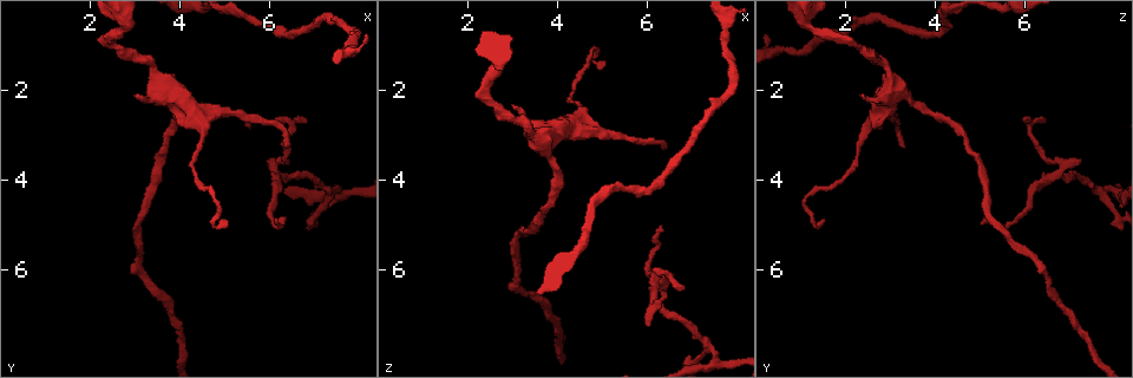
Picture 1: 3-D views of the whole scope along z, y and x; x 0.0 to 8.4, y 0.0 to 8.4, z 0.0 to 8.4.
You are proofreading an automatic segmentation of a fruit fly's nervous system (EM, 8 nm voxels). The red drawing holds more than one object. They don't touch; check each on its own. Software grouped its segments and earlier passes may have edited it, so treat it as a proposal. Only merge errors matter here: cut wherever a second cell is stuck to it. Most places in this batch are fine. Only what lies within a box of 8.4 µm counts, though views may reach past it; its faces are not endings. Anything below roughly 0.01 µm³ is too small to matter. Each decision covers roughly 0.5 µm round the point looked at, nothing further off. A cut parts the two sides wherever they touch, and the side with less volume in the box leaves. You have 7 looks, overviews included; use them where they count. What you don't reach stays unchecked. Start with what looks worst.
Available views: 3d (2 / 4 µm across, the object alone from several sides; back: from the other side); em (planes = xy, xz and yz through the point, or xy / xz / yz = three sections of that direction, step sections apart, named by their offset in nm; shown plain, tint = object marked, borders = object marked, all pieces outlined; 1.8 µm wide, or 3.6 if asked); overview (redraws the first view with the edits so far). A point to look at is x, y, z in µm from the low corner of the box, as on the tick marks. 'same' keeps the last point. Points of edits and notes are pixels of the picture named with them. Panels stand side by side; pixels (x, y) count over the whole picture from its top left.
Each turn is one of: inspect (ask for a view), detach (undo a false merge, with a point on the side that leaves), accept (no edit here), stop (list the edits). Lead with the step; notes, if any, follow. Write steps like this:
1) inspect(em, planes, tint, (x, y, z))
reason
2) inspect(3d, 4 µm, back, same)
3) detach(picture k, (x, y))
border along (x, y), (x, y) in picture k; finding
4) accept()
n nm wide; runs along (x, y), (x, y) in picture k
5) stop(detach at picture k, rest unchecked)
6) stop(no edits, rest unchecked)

inspect(em, planes, plain, (7.45, 4.25, 7.80))
four arms meet

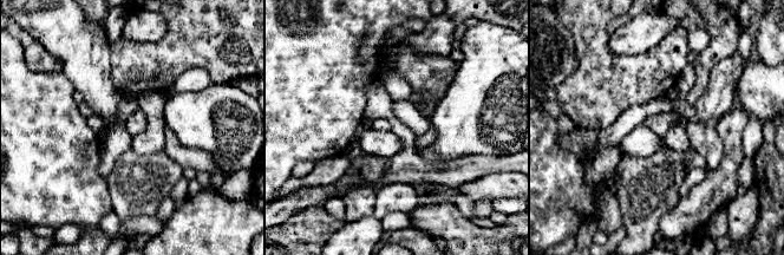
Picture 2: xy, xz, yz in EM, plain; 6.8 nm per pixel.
inspect(em, planes, tint, same)
where the object lies

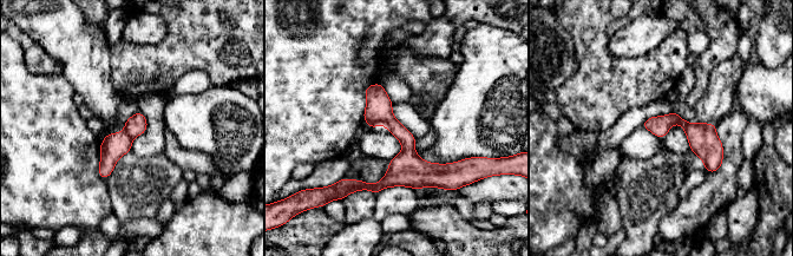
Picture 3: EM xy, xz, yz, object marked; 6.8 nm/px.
detach(picture 3, (378, 122))
130 nm wide; border along (368, 122), (382, 119), (391, 130) in picture 3; two cells meet here

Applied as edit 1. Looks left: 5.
inspect(3d, 2 µm, (2.65, 0.75, 1.35))
calibre changes

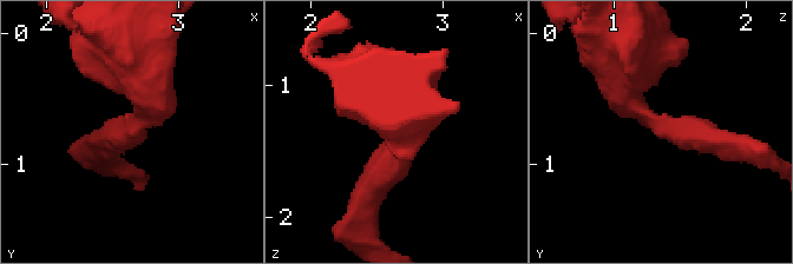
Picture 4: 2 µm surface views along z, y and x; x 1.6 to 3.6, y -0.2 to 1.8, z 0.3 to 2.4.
inspect(em, planes, tint, (2.72, 0.72, 1.38))
arms of 170, 600 nm; need the tissue

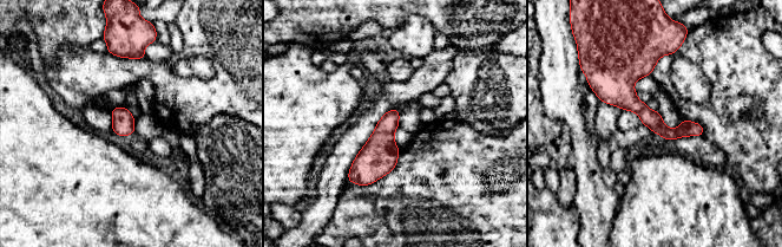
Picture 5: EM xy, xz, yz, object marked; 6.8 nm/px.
accept()
120 nm wide; runs along (654, 53), (629, 97), (665, 132), (701, 132) in picture 5; continuous, no second cell

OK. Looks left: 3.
inspect(3d, 2 µm, back, (6.15, 3.90, 6.75))
three-way junction

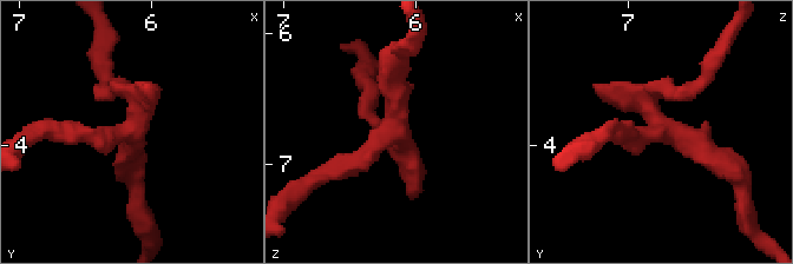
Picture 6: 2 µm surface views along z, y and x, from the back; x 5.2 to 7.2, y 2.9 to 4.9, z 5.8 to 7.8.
inspect(em, planes, tint, (6.18, 3.92, 6.70))
shape alone is not enough

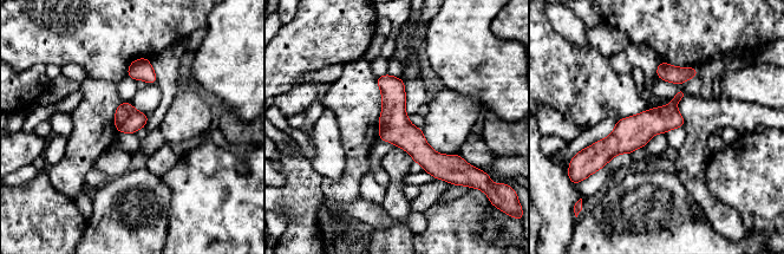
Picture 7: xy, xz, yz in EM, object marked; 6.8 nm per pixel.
accept()
runs along (380, 79), (393, 122), (431, 160), (457, 160) in picture 7; one cell here

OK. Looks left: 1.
stop(detach at picture 3, rest unchecked)

